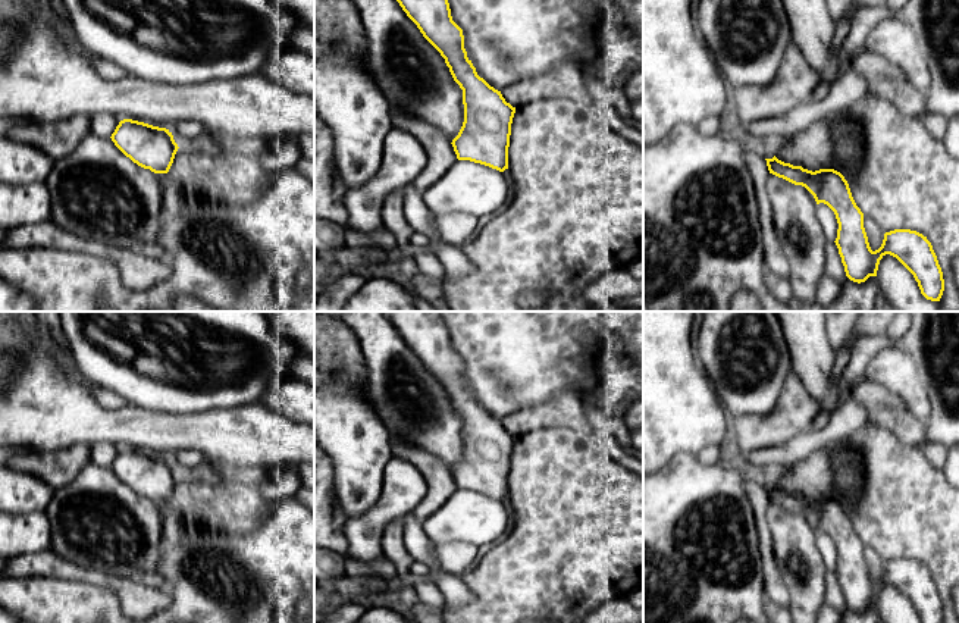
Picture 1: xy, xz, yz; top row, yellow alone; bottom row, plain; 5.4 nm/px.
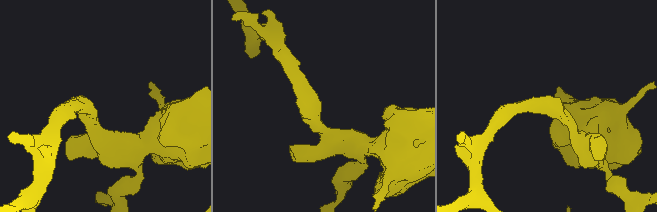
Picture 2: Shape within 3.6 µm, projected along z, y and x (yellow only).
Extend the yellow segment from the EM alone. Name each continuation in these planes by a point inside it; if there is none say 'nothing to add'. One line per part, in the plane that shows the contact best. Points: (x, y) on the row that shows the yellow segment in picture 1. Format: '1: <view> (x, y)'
nothing to add

